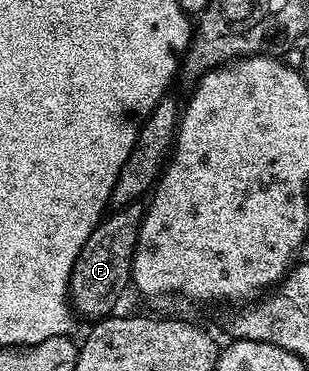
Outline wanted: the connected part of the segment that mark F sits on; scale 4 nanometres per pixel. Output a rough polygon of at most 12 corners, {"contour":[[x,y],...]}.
{"contour":[[119,208],[73,264],[76,315],[108,317],[131,282],[141,214]]}

